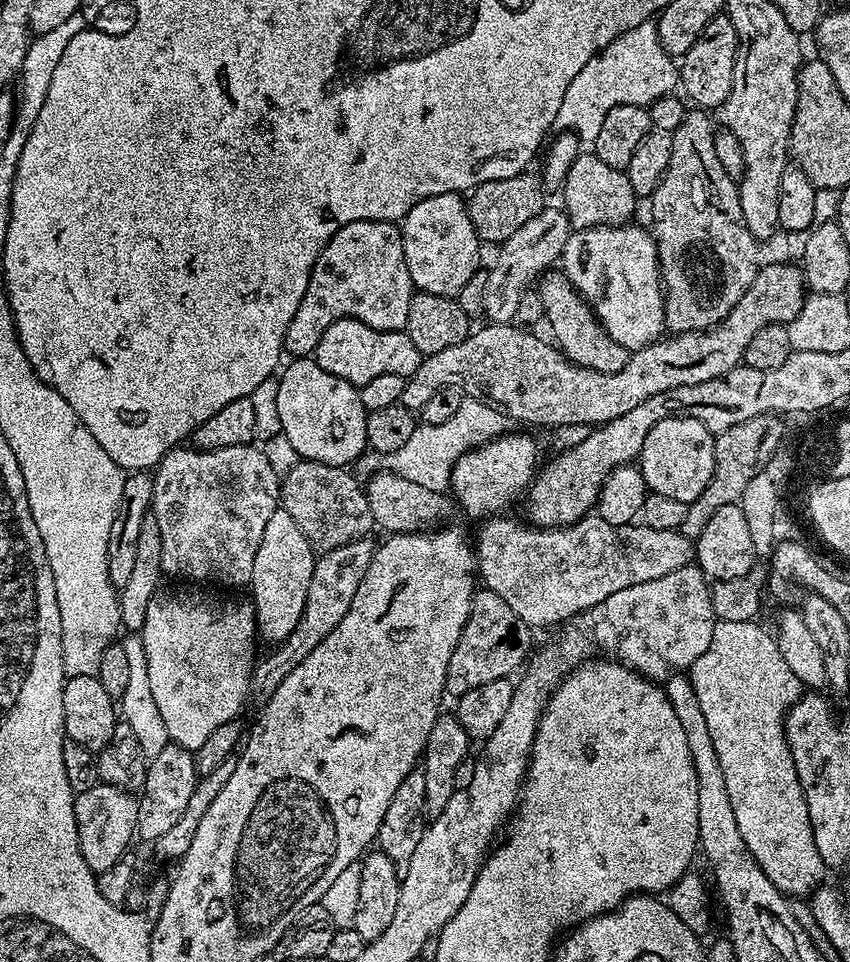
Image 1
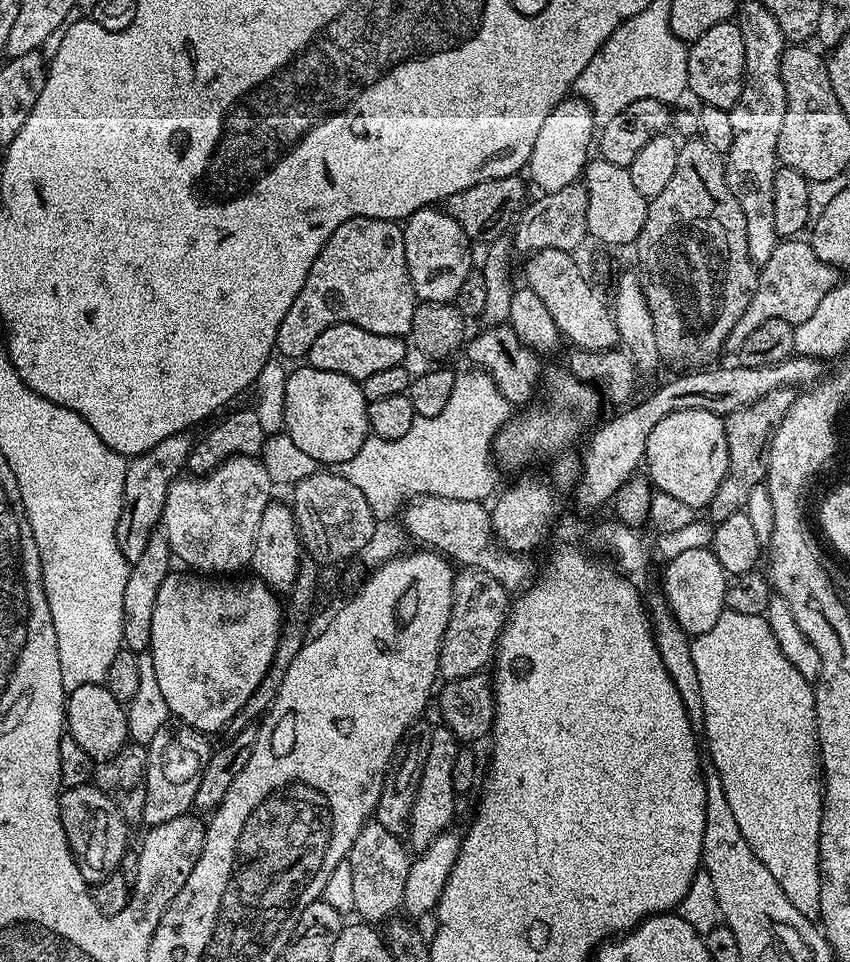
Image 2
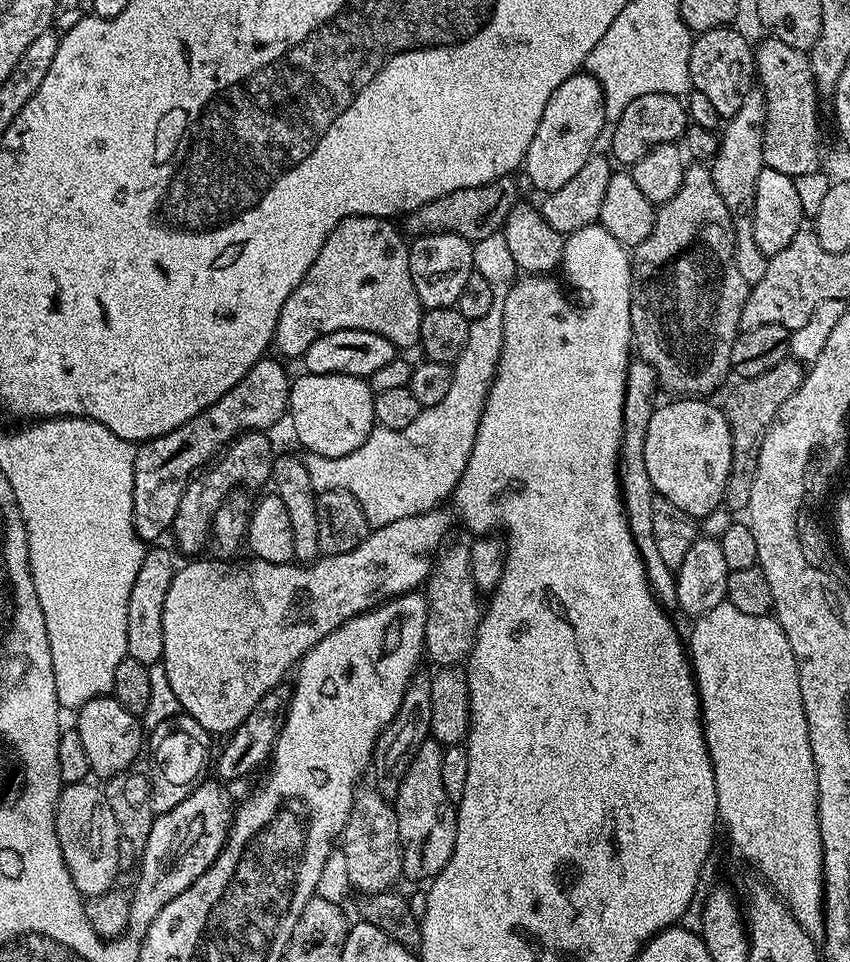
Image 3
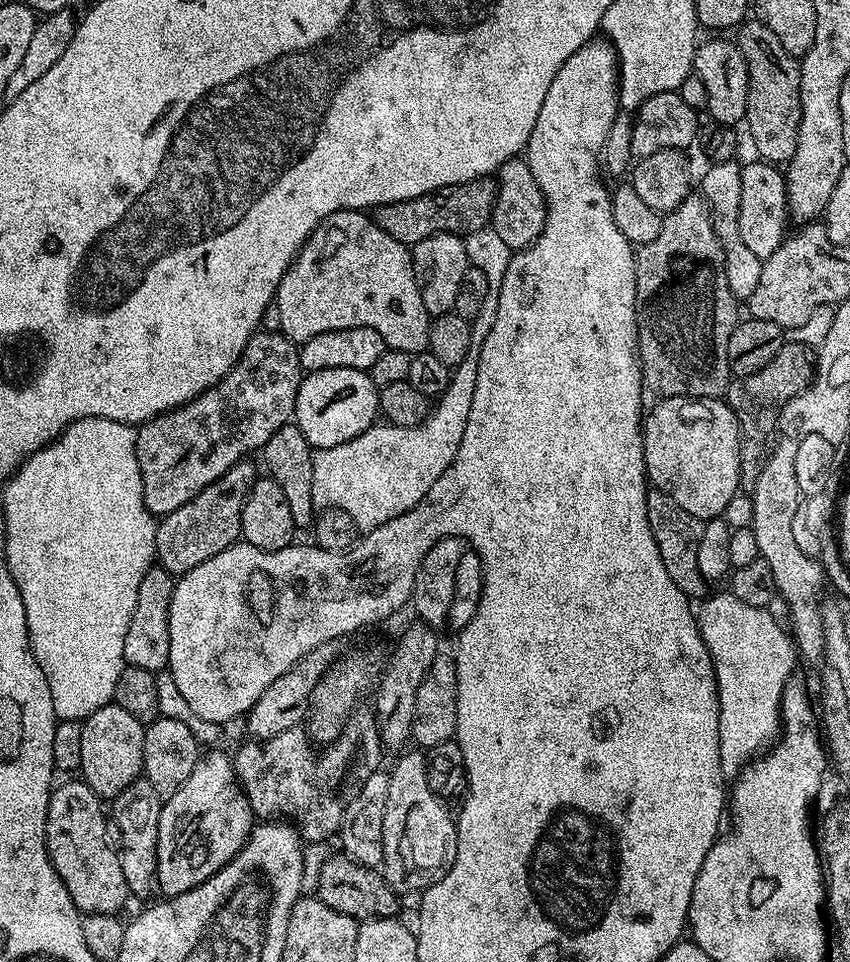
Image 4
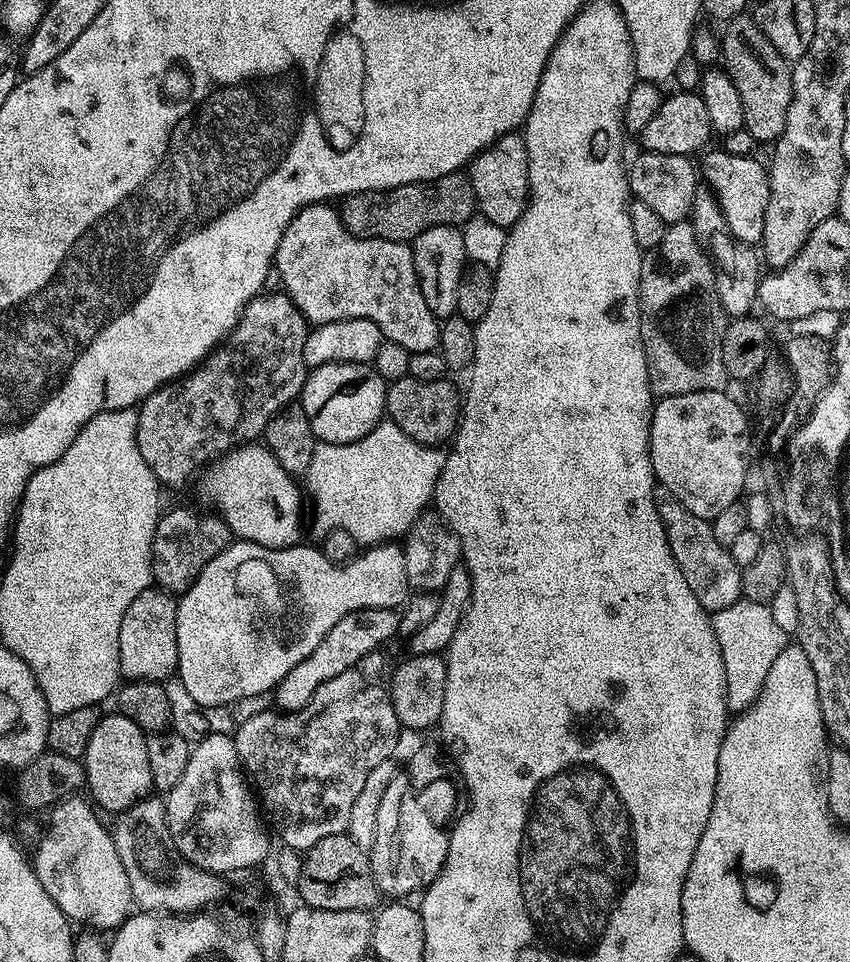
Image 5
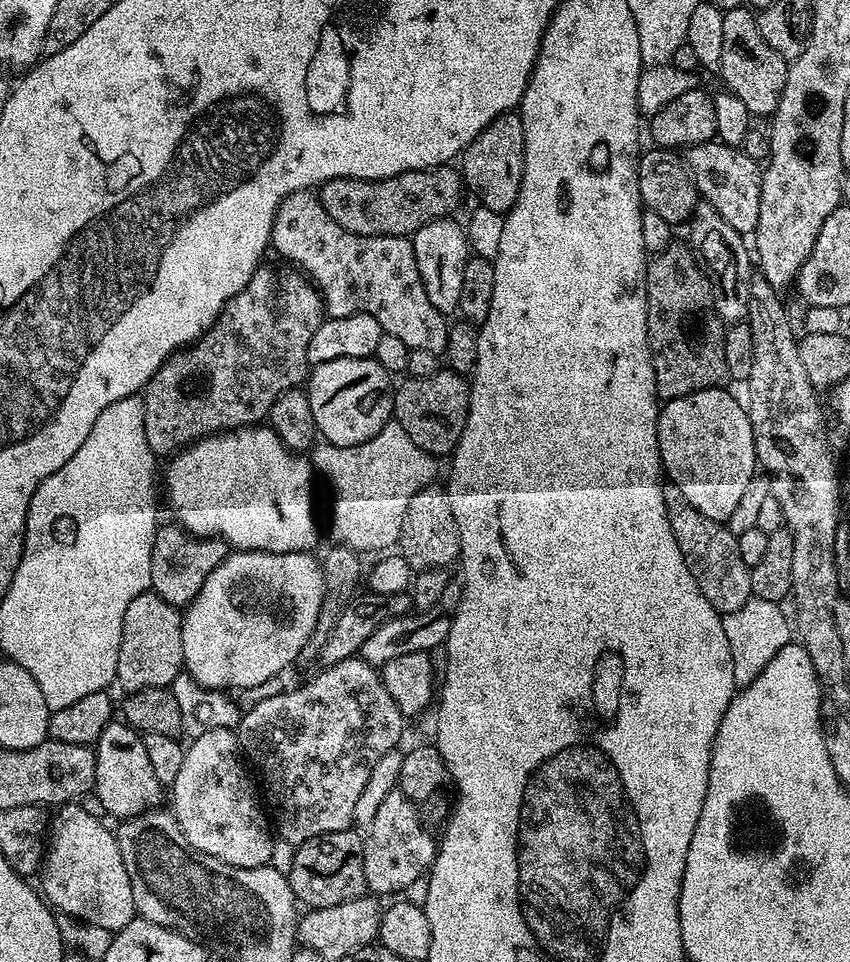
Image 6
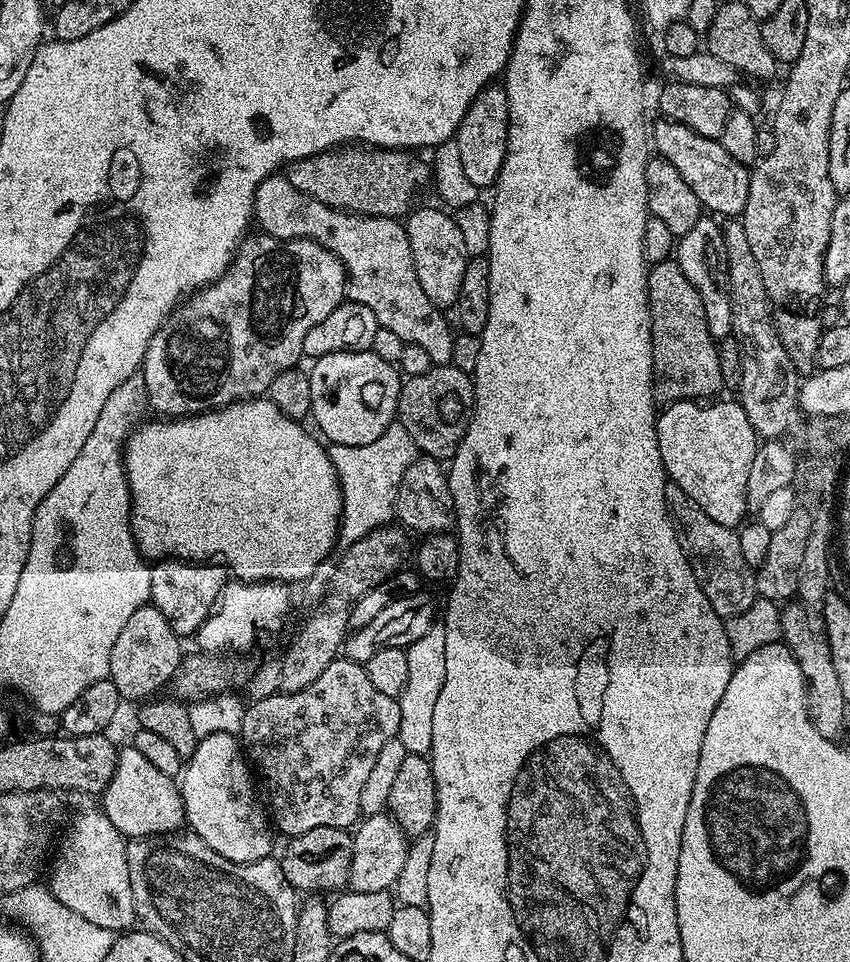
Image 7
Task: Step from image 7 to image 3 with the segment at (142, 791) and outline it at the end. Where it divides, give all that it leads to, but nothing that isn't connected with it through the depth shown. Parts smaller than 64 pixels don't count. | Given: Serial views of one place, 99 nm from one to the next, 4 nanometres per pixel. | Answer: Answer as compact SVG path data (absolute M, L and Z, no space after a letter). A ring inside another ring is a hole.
M111 695L99 696L75 713L75 731L80 733L86 758L90 758L91 775L107 778L119 772L129 771L140 756L140 747L145 747L146 732L141 721L126 710Z

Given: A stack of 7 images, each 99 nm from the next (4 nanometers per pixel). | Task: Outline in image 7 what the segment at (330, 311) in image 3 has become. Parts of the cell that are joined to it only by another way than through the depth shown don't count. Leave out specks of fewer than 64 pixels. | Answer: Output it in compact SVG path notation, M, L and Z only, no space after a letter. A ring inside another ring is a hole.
M287 175L267 176L258 186L254 206L252 207L255 223L260 223L259 231L265 236L273 236L279 240L313 240L322 245L344 263L348 271L348 300L358 302L362 306L370 306L374 318L378 318L381 328L398 334L405 344L422 346L426 354L430 354L433 365L452 363L452 337L454 329L448 325L443 311L426 298L426 290L422 290L422 282L418 282L418 274L414 270L414 254L410 254L410 238L407 227L399 219L391 216L356 216L352 212L341 212L331 208L306 194L302 190L294 190L290 186Z

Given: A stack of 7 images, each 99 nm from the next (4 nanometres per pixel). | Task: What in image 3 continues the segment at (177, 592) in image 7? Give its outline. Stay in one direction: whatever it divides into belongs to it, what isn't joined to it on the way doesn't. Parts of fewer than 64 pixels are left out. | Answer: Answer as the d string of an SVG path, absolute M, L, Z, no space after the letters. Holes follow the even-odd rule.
M267 431L243 432L237 440L227 445L211 464L195 473L188 481L170 529L170 536L176 539L177 549L180 547L184 552L196 552L192 554L203 553L200 551L206 546L209 547L212 539L212 520L222 505L235 493L232 491L239 484L245 484L248 488L260 488L271 481L277 453L272 452L272 440L268 436L271 435Z

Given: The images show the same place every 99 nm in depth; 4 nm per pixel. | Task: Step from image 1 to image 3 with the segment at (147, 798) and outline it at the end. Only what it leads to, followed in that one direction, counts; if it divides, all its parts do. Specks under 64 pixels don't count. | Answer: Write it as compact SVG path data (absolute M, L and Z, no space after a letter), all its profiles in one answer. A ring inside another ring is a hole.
M187 714L171 716L166 722L150 729L150 748L152 744L152 811L159 814L174 810L182 798L186 798L201 783L204 763L208 760L208 740L210 733L201 724L194 722Z

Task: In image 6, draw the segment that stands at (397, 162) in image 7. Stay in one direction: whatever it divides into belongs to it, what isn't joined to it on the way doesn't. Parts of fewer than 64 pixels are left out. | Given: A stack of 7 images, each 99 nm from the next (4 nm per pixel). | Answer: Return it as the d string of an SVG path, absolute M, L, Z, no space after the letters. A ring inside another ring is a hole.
M452 166L423 168L413 172L403 172L381 180L351 180L350 178L334 178L321 184L318 199L326 214L342 226L350 234L359 236L406 236L412 237L422 226L435 220L442 220L453 215L452 211L460 204L460 188L462 192L462 176Z

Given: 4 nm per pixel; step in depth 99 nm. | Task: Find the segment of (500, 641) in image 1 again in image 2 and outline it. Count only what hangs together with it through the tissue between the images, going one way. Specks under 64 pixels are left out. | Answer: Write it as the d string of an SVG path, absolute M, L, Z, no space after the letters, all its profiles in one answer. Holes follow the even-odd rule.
M477 568L456 572L452 595L452 617L440 647L440 676L445 681L475 676L494 660L497 643L504 623L508 621L510 592L490 574Z

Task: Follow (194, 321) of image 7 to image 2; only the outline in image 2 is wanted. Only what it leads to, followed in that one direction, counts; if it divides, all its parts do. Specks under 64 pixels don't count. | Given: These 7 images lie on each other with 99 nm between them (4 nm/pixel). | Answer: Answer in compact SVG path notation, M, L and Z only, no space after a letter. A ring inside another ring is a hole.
M188 434L171 436L160 442L158 446L154 446L154 450L128 460L124 483L124 505L116 527L116 541L129 565L136 564L138 558L142 558L142 550L146 550L149 540L161 523L166 494L174 481L185 471L188 455L192 452L194 440L190 437L191 435Z

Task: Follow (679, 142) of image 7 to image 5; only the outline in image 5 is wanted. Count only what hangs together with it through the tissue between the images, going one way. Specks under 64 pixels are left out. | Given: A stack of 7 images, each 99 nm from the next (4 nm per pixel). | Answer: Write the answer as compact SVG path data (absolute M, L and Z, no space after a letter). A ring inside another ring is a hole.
M722 150L703 153L704 168L702 164L702 176L707 185L715 192L717 200L722 206L722 212L726 218L726 226L730 226L730 234L738 238L743 244L759 245L762 241L762 226L766 222L766 206L770 202L770 186L768 185L768 169L762 163L759 164L752 156L735 156L726 154Z

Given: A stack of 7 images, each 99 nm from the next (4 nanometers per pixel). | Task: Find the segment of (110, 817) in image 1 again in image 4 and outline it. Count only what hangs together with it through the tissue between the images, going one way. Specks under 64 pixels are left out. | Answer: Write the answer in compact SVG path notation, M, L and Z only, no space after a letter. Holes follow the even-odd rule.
M78 778L69 779L62 785L60 783L53 789L51 798L48 800L47 808L47 838L48 856L51 858L55 872L59 874L60 880L67 886L67 892L81 913L110 913L121 911L126 898L130 893L123 877L119 853L107 847L104 839L105 822L108 819L105 809L102 810L102 800L87 783Z

